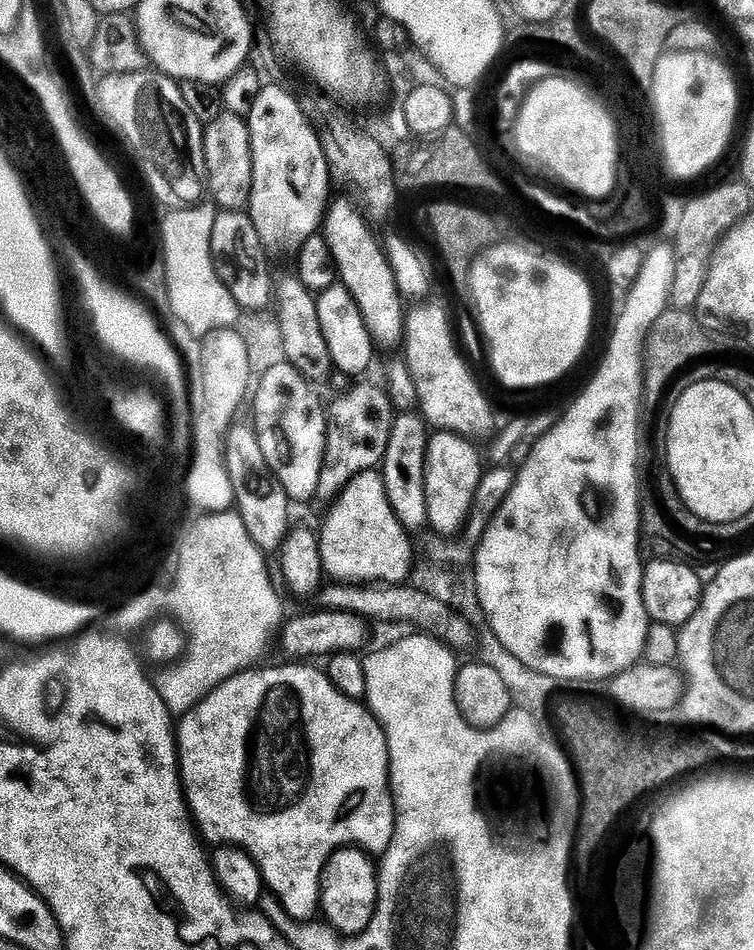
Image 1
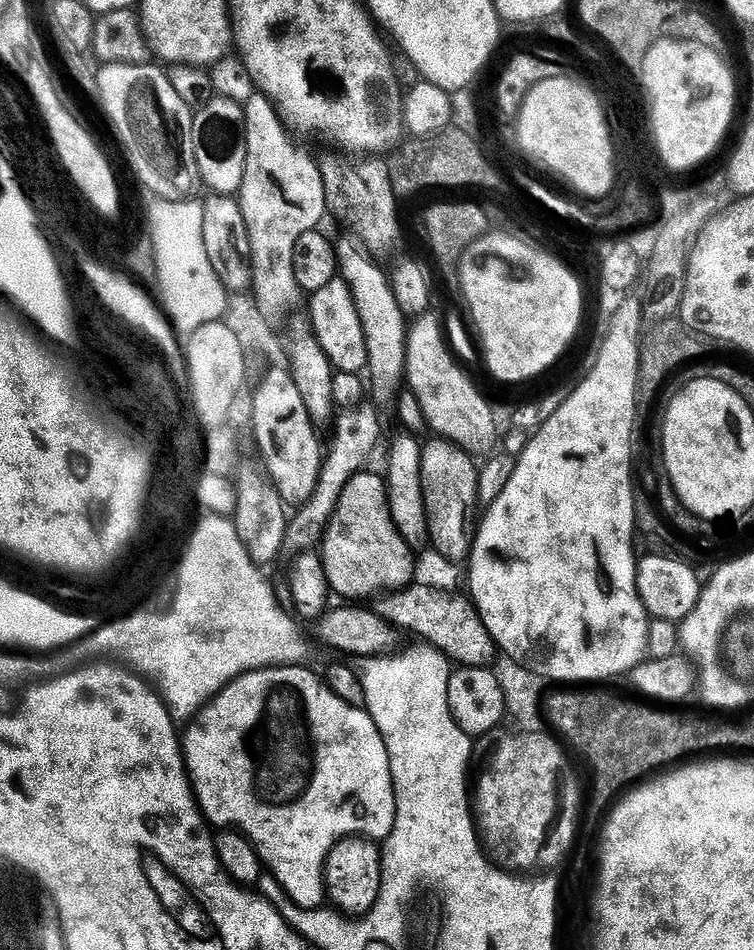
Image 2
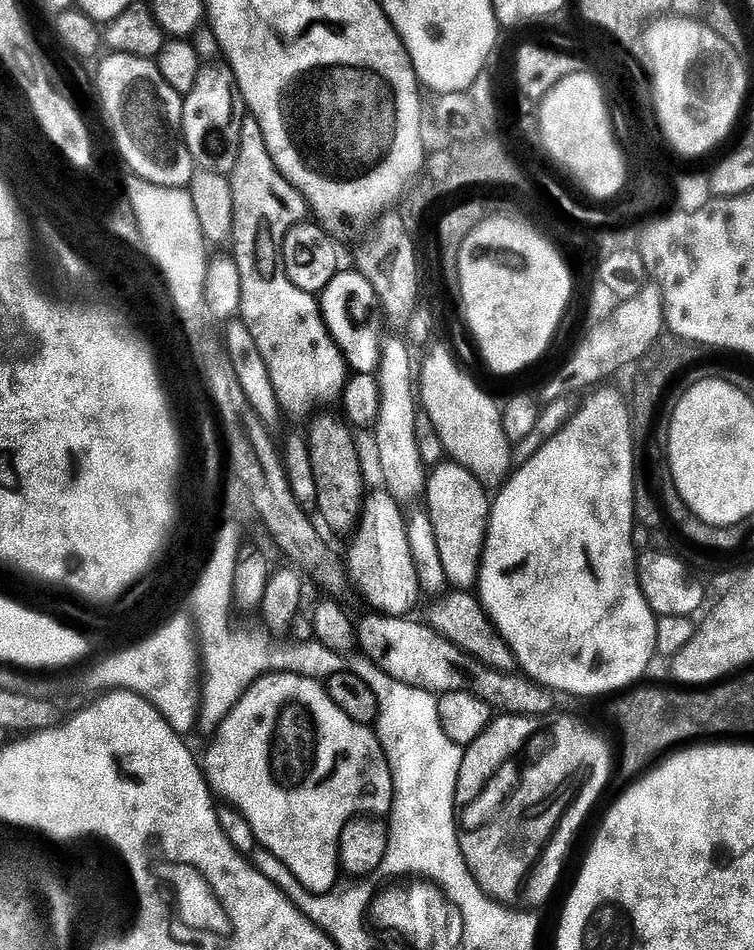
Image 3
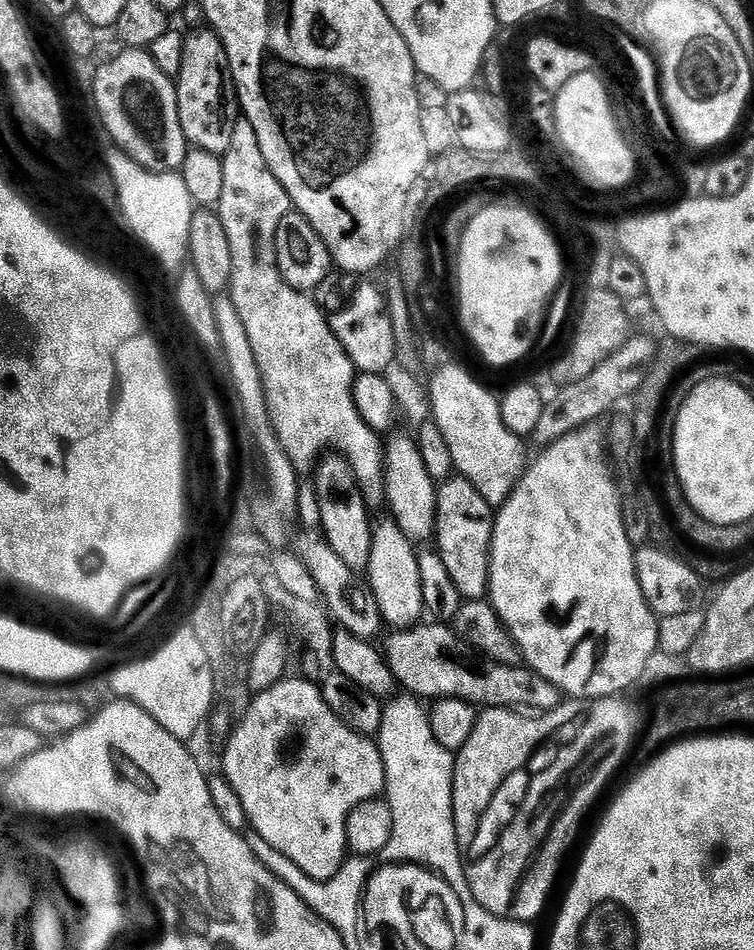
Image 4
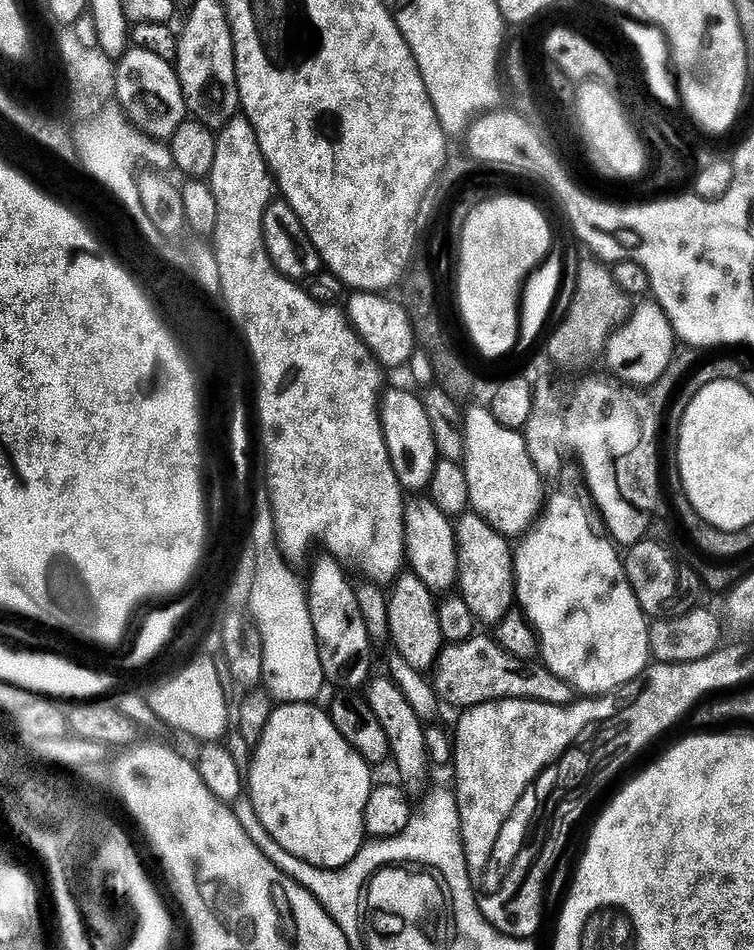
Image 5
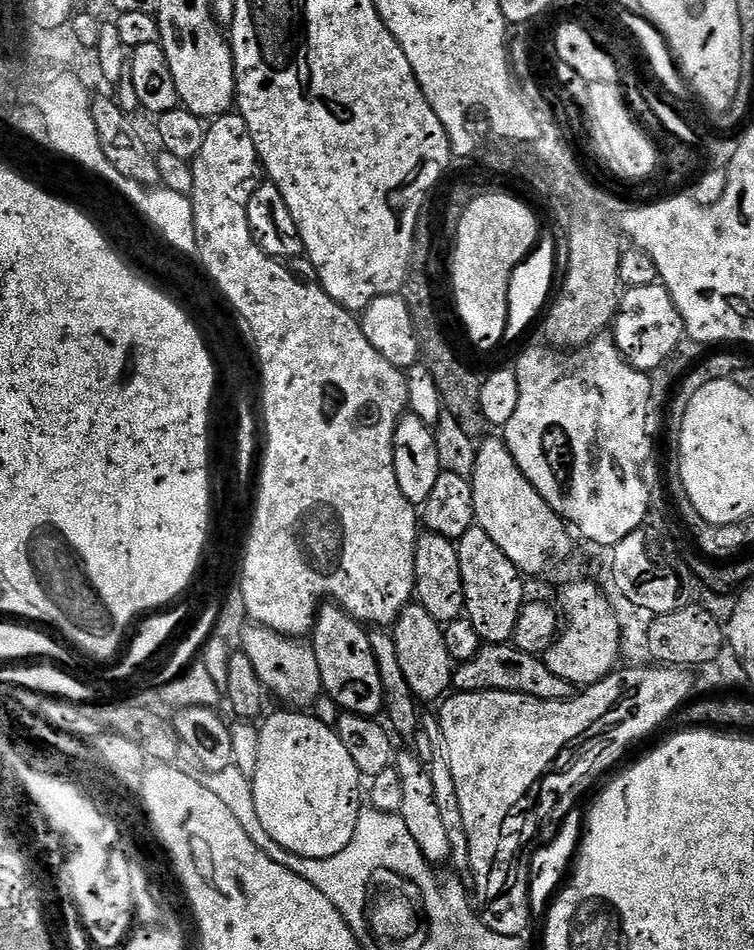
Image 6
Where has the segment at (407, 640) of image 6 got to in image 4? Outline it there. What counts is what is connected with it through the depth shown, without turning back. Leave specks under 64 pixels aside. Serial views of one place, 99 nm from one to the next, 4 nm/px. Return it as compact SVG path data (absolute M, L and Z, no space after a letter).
M385 519L381 524L375 525L372 533L372 549L366 573L368 583L366 584L380 608L383 623L389 629L399 630L419 625L422 620L420 615L425 615L422 577L419 573L418 552L414 544L408 540L406 534L400 532L394 519Z

